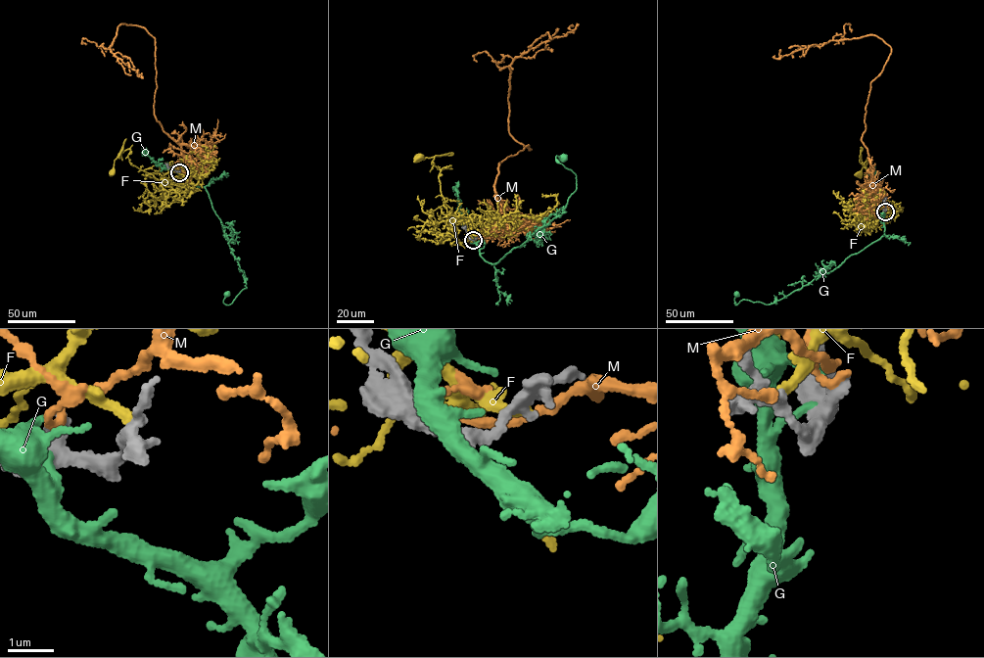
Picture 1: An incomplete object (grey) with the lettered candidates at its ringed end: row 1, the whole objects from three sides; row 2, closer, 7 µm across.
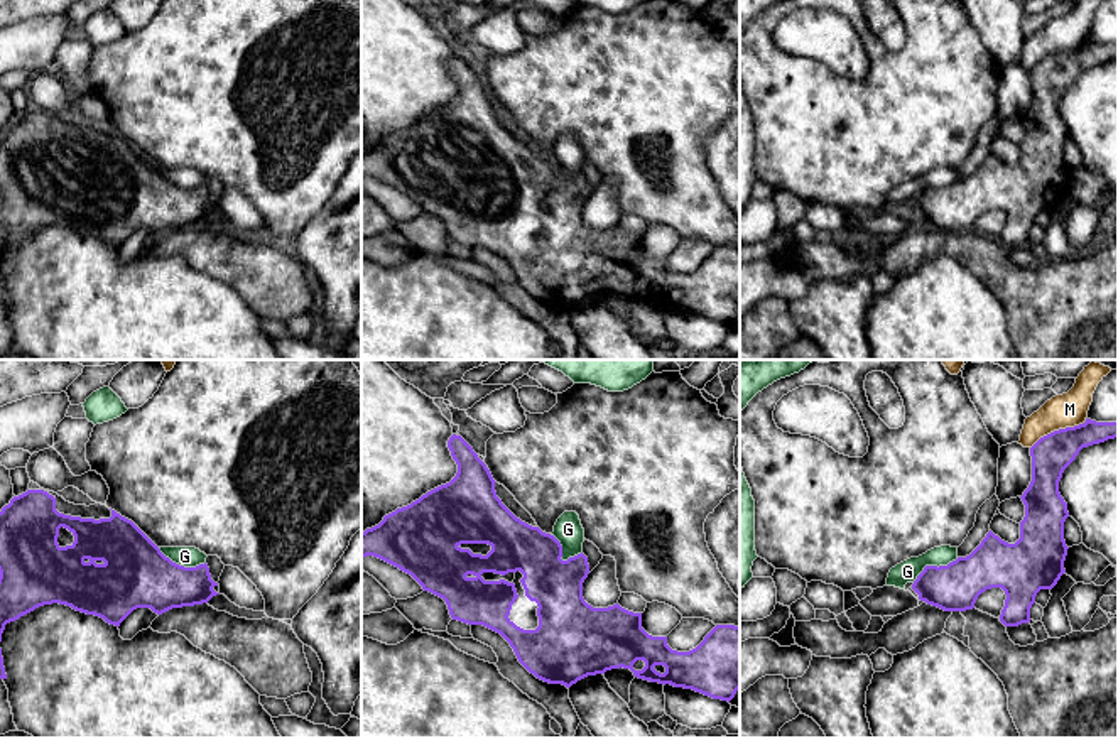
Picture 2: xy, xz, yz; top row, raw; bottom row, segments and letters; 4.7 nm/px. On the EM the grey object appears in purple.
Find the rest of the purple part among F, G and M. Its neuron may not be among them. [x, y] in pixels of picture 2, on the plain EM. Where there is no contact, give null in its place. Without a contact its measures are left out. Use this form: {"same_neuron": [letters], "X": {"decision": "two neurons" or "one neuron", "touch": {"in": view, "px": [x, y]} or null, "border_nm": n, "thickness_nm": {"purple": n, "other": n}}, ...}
{"same_neuron": [], "F": {"decision": "two neurons", "touch": null}, "G": {"decision": "two neurons", "touch": {"in": "xy", "px": [181, 188]}, "border_nm": 240, "thickness_nm": {"purple": 320, "other": 100}}, "M": {"decision": "two neurons", "touch": {"in": "yz", "px": [1056, 53]}, "border_nm": 280, "thickness_nm": {"purple": 190, "other": 160}}}

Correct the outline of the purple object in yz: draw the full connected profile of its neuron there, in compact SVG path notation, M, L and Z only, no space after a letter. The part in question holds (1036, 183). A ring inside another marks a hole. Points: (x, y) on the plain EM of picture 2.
M1096 44L1054 52L1032 69L1032 103L1020 118L1025 138L1020 160L1008 166L991 152L966 179L947 187L925 187L912 206L920 223L944 233L973 231L978 218L991 209L1007 216L1000 243L1018 248L1030 243L1040 211L1052 211L1066 194L1064 144L1067 125L1059 115L1064 91L1083 69L1118 59L1118 44Z

